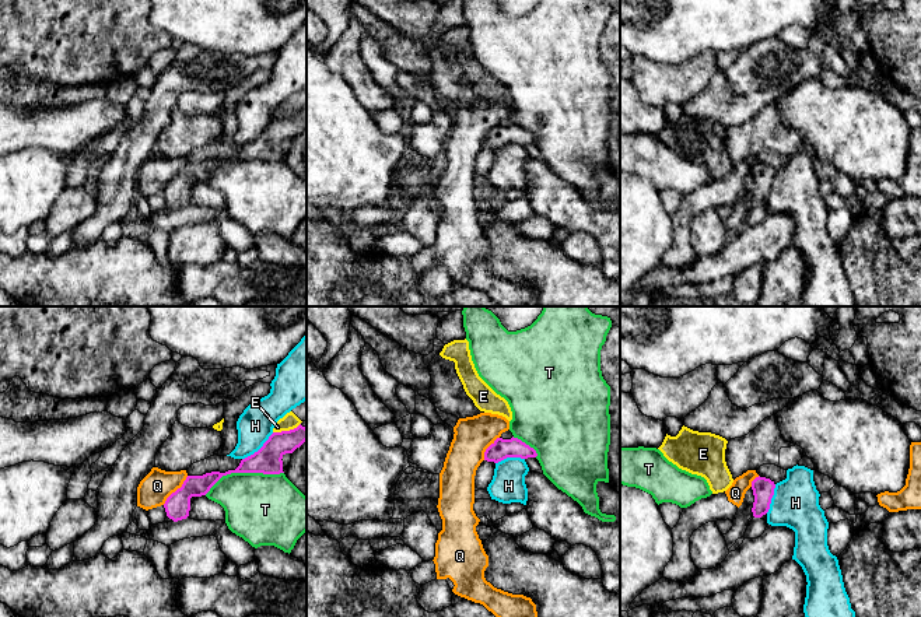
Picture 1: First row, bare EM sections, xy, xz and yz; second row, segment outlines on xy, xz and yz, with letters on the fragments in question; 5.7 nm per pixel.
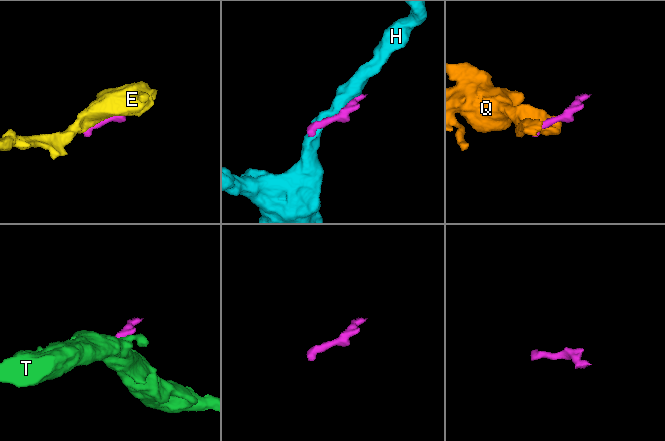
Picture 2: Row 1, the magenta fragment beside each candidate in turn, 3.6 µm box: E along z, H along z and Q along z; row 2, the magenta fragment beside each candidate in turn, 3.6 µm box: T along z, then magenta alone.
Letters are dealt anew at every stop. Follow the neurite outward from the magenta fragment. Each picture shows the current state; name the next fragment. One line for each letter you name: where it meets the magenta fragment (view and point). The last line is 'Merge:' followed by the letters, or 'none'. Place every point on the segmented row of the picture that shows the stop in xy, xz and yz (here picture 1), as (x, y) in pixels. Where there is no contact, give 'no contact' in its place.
Merge: none

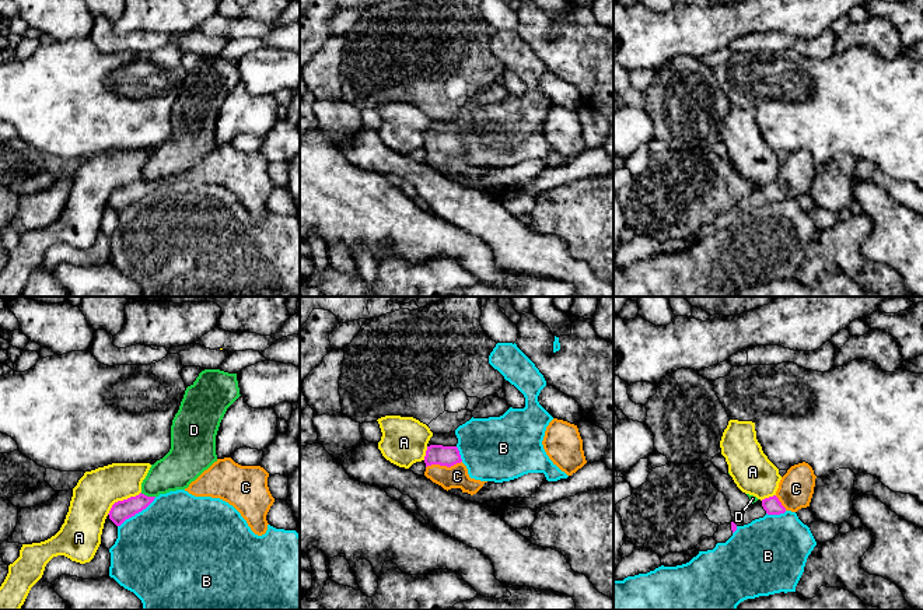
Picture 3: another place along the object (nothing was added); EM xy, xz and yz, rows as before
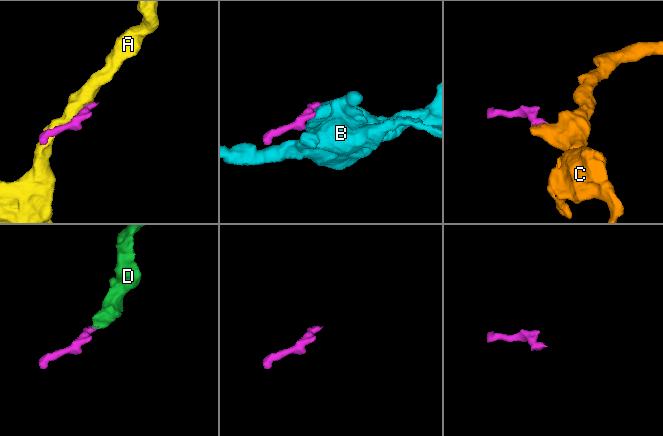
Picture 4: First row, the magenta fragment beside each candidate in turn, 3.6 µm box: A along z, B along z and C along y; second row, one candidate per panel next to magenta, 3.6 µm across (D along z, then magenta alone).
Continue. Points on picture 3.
C: xz (443, 465)
Merge: C

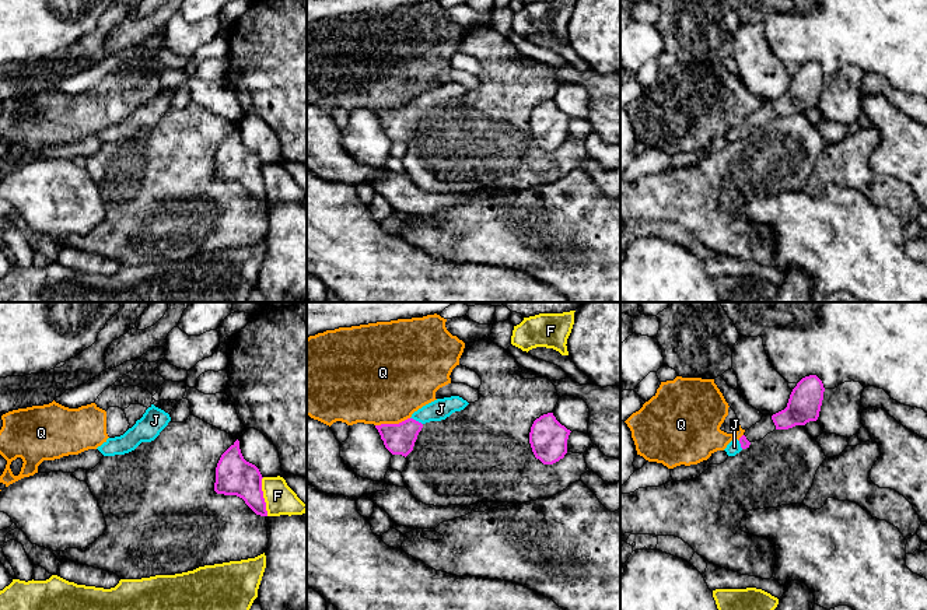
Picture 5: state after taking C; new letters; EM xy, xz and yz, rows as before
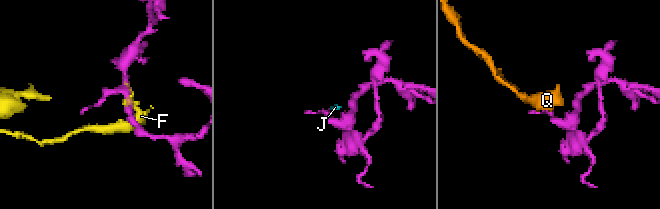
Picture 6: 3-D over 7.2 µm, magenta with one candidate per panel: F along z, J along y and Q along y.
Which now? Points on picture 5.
J: xz (415, 420)
Merge: J

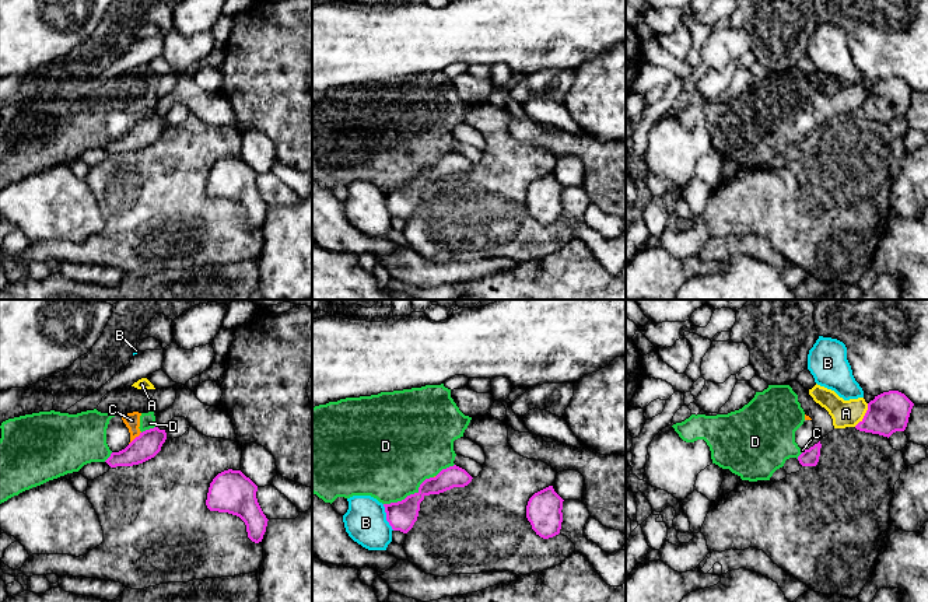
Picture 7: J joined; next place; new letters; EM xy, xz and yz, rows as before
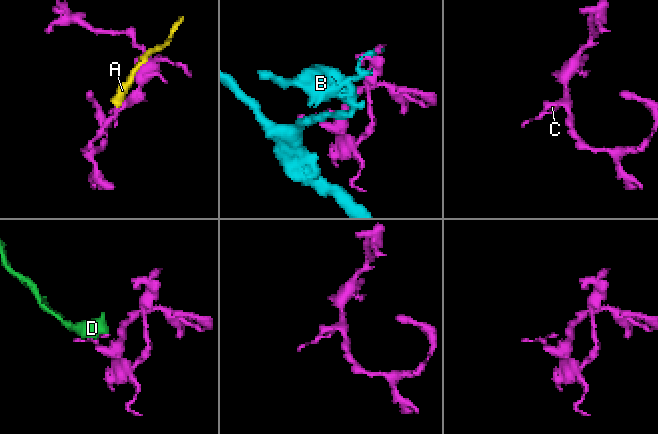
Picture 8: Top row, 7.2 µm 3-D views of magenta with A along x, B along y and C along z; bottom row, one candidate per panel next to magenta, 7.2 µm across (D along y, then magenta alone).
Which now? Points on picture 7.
Merge: none

